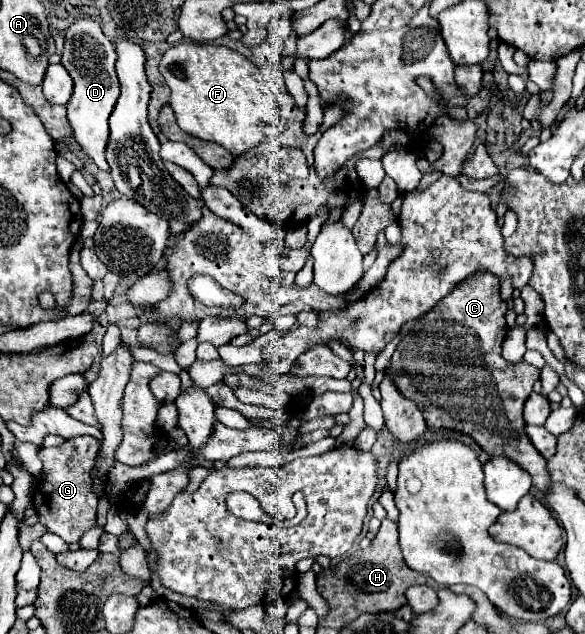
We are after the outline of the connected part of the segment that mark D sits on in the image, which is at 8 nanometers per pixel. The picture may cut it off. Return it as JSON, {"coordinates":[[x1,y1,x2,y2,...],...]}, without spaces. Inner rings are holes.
{"coordinates":[[81,19,65,31,65,49,61,65,73,77,73,97,67,103,67,121,73,129,73,139,89,155,99,169,109,171,105,158,109,115,119,97,119,81,115,75,117,51,115,45,103,35,101,27,93,19]]}

